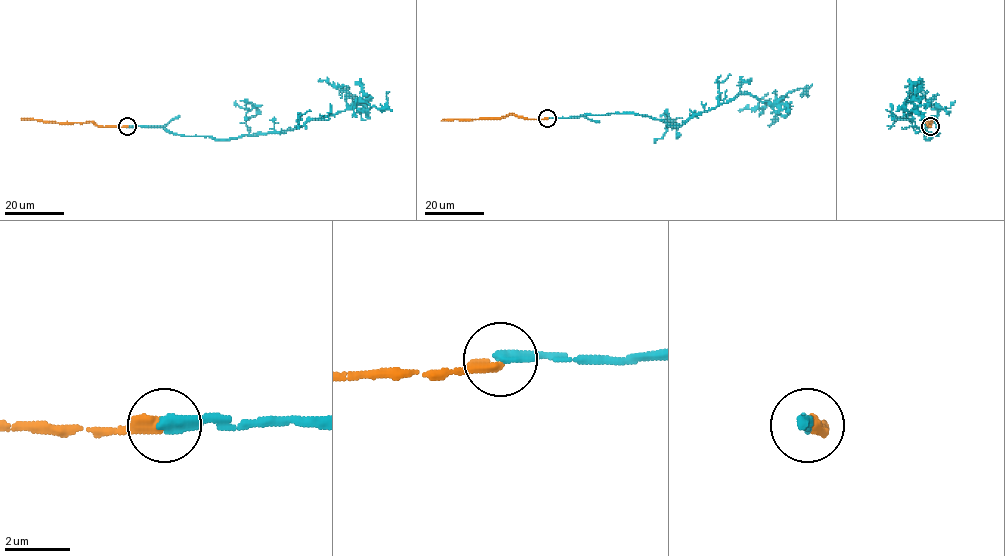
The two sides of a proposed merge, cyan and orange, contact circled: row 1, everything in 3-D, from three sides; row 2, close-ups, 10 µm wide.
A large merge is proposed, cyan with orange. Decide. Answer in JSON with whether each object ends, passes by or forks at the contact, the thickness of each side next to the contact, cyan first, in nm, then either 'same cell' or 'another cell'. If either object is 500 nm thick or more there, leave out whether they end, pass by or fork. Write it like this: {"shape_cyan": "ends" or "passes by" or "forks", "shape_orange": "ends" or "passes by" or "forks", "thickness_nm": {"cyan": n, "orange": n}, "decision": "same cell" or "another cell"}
{"shape_cyan": "ends", "shape_orange": "ends", "thickness_nm": {"cyan": 400, "orange": 380}, "decision": "same cell"}

